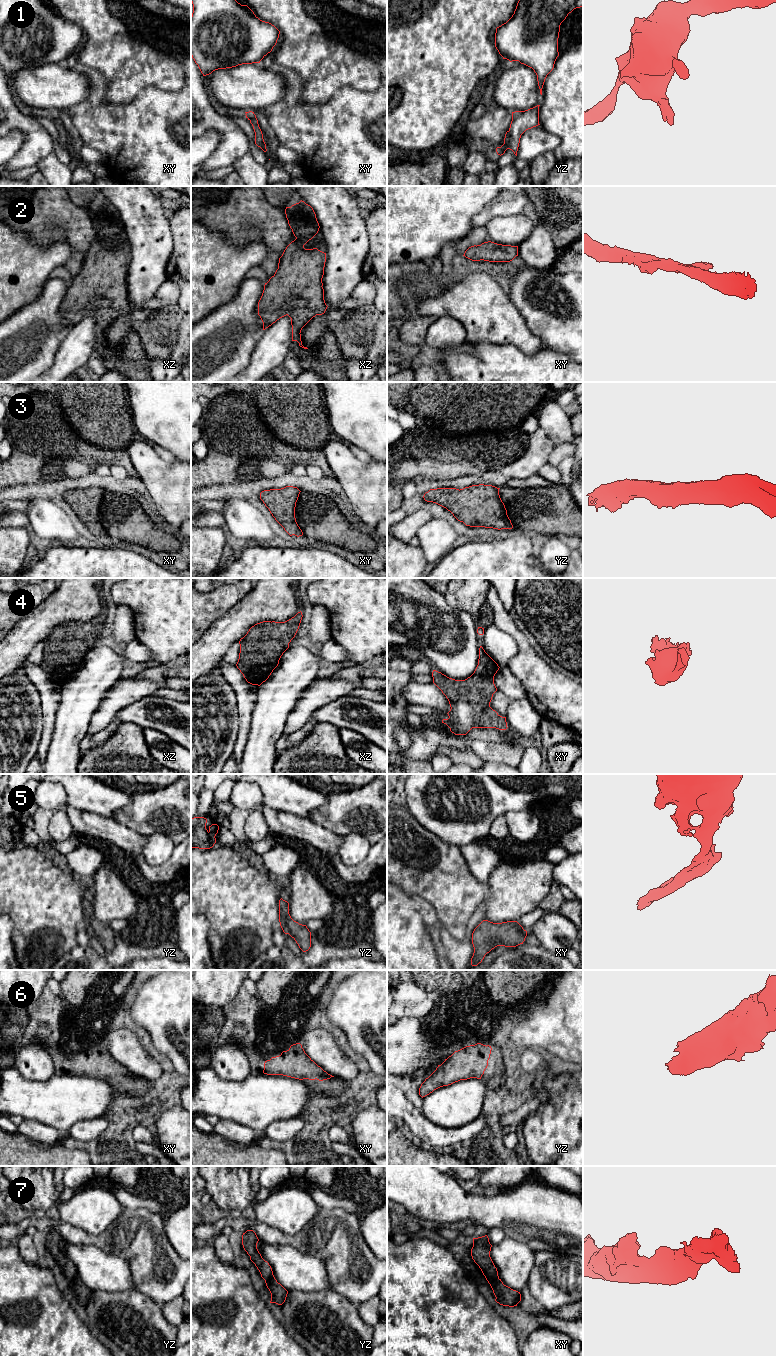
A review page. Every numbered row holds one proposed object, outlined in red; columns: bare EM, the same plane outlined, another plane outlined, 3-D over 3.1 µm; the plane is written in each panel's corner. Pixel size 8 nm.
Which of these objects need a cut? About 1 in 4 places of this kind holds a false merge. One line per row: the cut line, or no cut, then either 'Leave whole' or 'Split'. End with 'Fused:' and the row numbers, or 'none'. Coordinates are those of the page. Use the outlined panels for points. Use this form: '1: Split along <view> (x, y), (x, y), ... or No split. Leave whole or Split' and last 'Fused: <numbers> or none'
1: Split along yz (509, 131), (507, 148). Split
2: No split. Leave whole
3: No split. Leave whole
4: No split. Leave whole
5: No split. Leave whole
6: No split. Leave whole
7: No split. Leave whole
Fused: 1

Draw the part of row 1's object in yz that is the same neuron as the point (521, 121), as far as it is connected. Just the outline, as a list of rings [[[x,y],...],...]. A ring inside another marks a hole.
[[[537,105],[525,111],[512,112],[512,121],[510,124],[510,141],[508,149],[512,150],[517,156],[521,135],[528,129],[536,127],[539,124],[539,106]]]

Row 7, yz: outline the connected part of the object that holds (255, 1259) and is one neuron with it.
[[[247,1230],[242,1235],[242,1245],[250,1256],[250,1260],[259,1270],[261,1277],[265,1280],[266,1286],[271,1293],[270,1303],[282,1305],[287,1297],[288,1291],[277,1282],[273,1275],[271,1266],[265,1261],[257,1249],[259,1239],[253,1230]]]

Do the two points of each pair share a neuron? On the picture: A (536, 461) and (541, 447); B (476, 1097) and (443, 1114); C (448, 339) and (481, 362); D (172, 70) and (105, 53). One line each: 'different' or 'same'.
A: same
B: same
C: different
D: same

